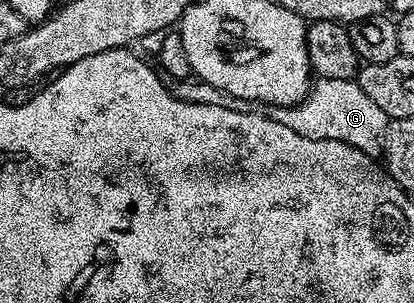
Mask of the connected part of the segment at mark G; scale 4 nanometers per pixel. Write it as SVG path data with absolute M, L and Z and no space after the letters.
M317 78L310 85L305 99L296 106L268 107L267 116L279 124L287 124L291 132L307 136L311 140L339 140L361 150L369 158L377 160L385 149L385 133L391 121L389 115L363 92L356 80L327 80Z

